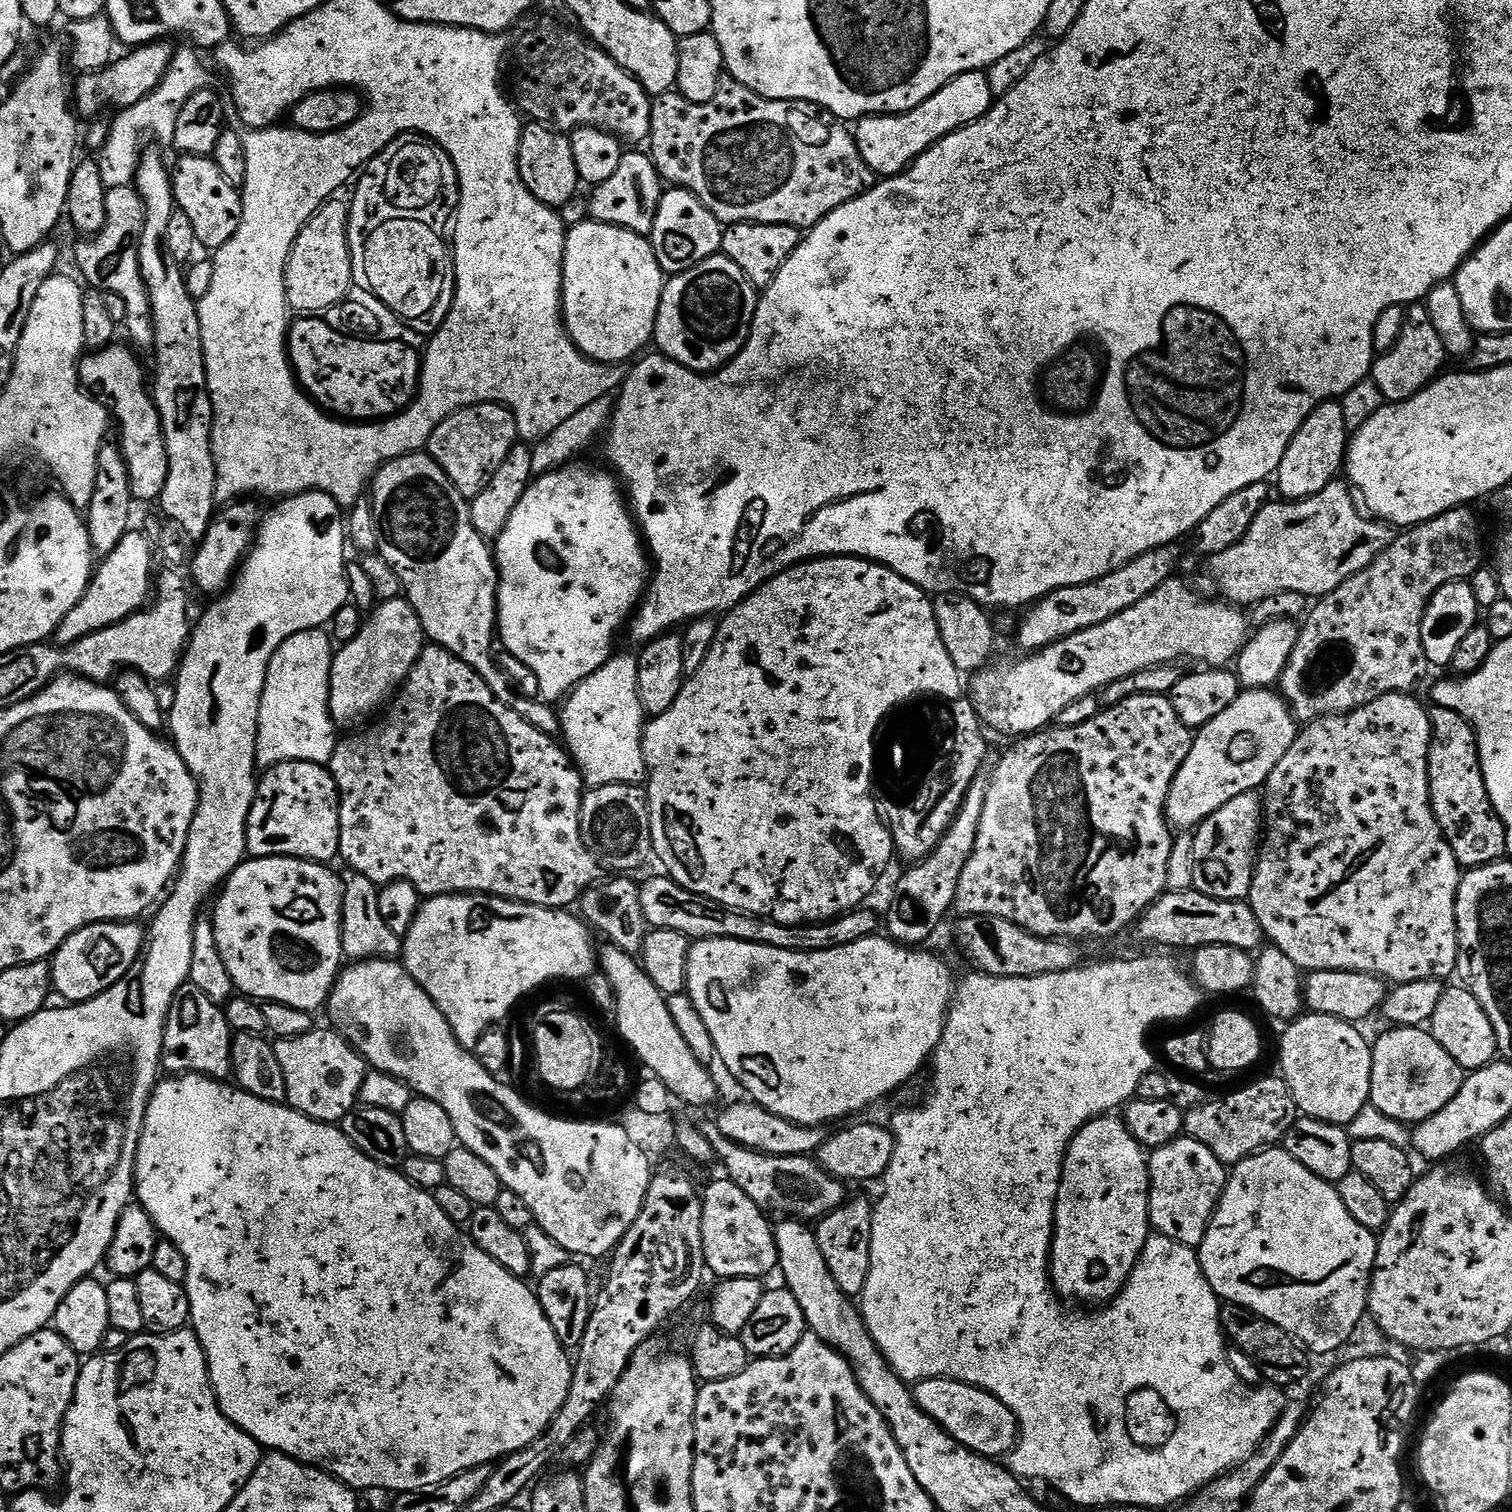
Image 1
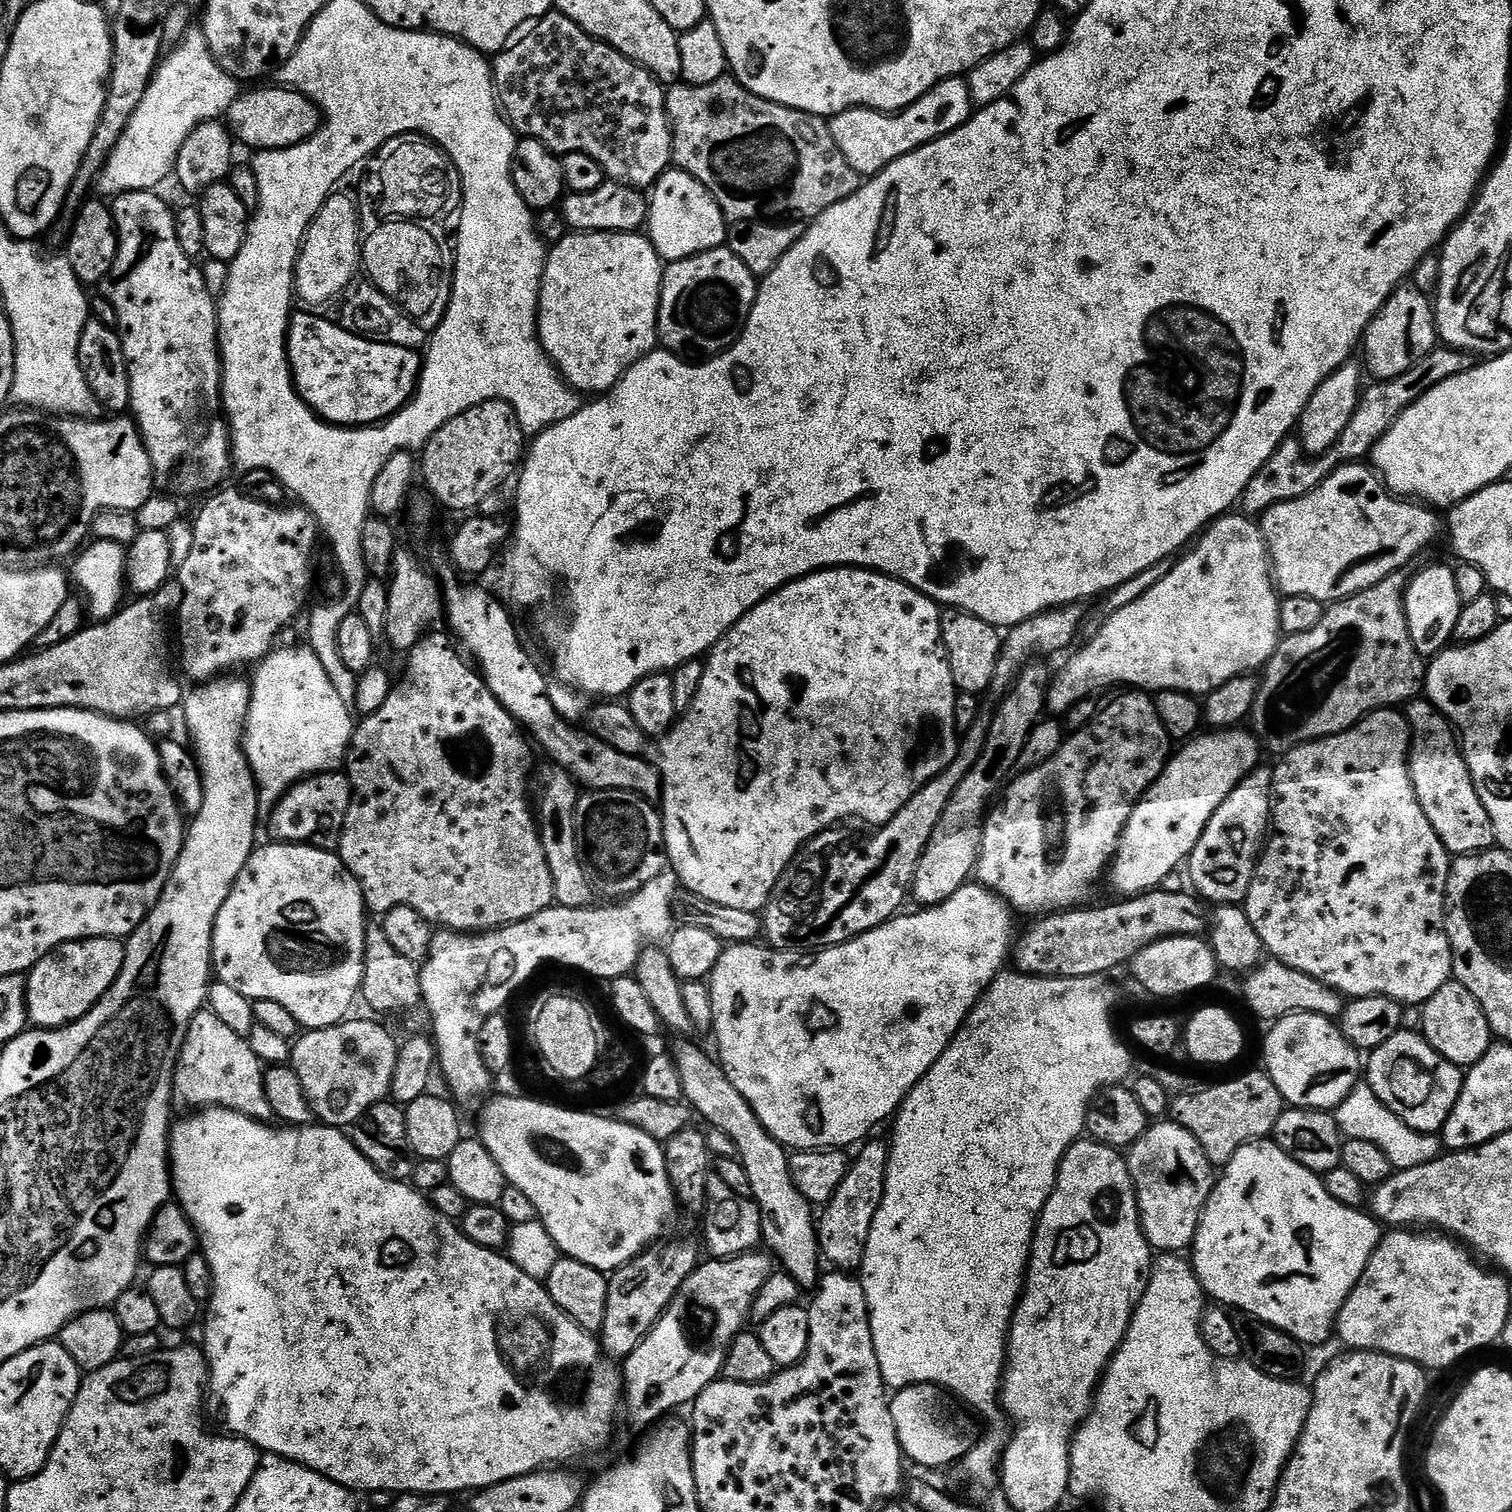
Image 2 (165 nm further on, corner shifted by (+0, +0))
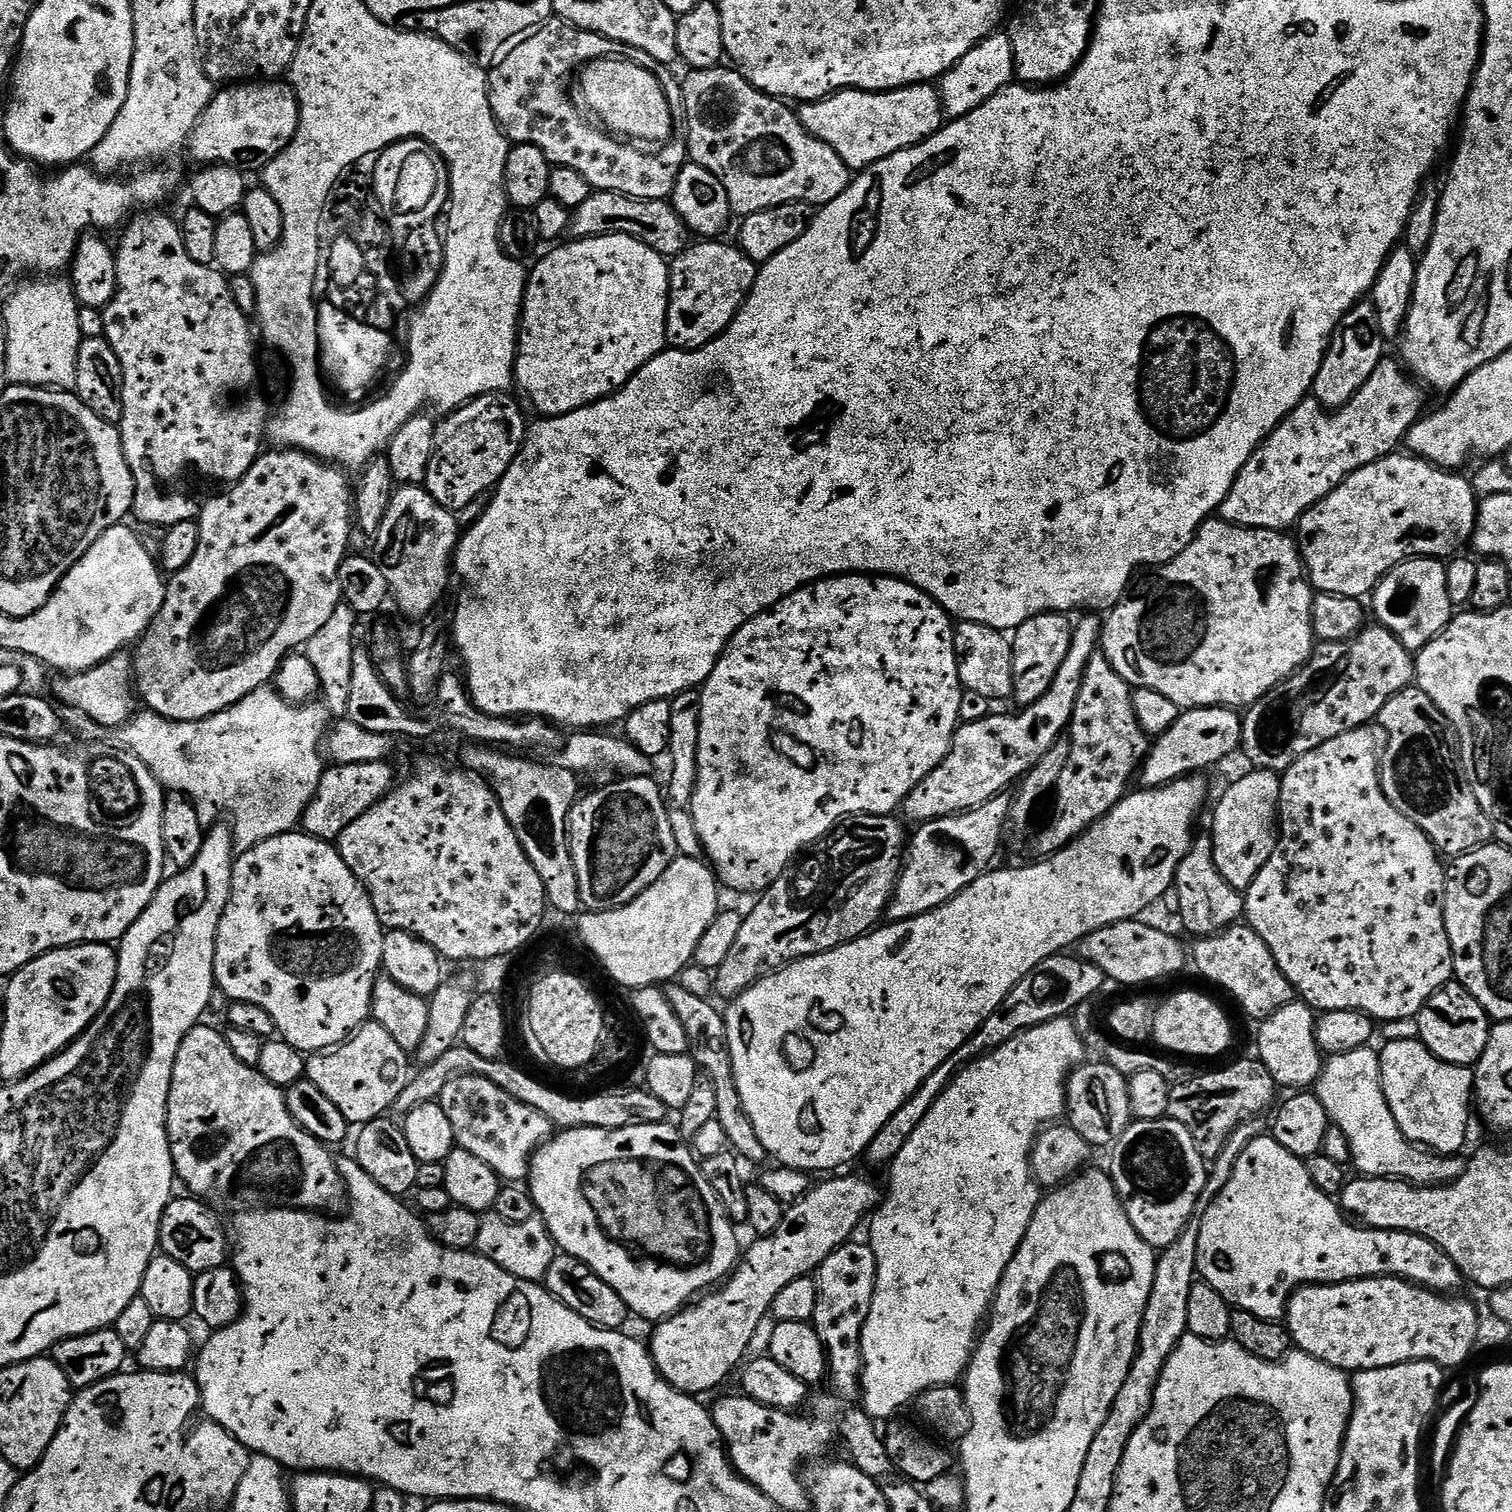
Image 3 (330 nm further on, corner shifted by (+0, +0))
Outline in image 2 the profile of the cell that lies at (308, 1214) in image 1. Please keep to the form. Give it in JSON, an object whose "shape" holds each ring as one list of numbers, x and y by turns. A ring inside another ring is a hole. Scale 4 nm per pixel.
{"shape":[[206,1108,206,1109,203,1109,203,1110,196,1110,196,1111,193,1111,193,1112,192,1112,192,1113,191,1113,191,1114,188,1114,188,1115,185,1115,185,1116,188,1116,188,1117,186,1117,186,1118,185,1118,185,1120,180,1120,180,1121,178,1121,178,1122,177,1122,177,1124,176,1124,176,1121,175,1121,175,1123,173,1123,173,1124,172,1124,172,1125,171,1125,171,1128,170,1128,170,1135,169,1135,169,1138,168,1138,168,1155,169,1155,169,1157,170,1157,170,1176,171,1176,171,1179,172,1179,172,1181,171,1181,171,1184,170,1184,170,1188,171,1188,171,1191,172,1191,172,1192,173,1192,173,1193,174,1193,174,1200,175,1200,175,1203,176,1203,176,1204,178,1204,178,1205,179,1205,179,1208,180,1208,180,1209,182,1209,182,1210,183,1210,183,1211,184,1211,184,1214,185,1214,185,1216,187,1216,187,1218,188,1218,188,1223,189,1223,189,1224,191,1224,191,1226,192,1226,192,1229,193,1229,193,1231,195,1231,195,1232,196,1232,196,1238,197,1238,197,1241,198,1241,198,1248,199,1248,199,1251,200,1251,200,1252,201,1252,201,1253,202,1253,202,1257,203,1257,203,1258,204,1258,204,1260,205,1260,205,1262,206,1262,206,1263,207,1263,207,1264,208,1264,208,1270,209,1270,209,1273,210,1273,210,1275,211,1275,211,1276,212,1276,212,1295,211,1295,211,1296,209,1296,209,1297,208,1297,208,1299,207,1299,207,1301,206,1301,206,1307,208,1307,208,1313,206,1313,206,1314,205,1314,205,1316,204,1316,204,1313,203,1313,203,1316,202,1316,202,1324,203,1324,203,1320,204,1320,204,1344,203,1344,203,1343,202,1343,202,1351,203,1351,203,1354,204,1354,204,1358,205,1358,205,1361,206,1361,206,1363,207,1363,207,1366,208,1366,208,1380,209,1380,209,1381,210,1381,210,1392,213,1392,213,1394,214,1394,214,1395,216,1395,216,1396,217,1396,217,1398,218,1398,218,1399,220,1399,220,1408,221,1408,221,1410,222,1410,222,1411,224,1411,224,1424,225,1424,225,1426,226,1426,226,1427,228,1427,228,1428,225,1428,225,1429,227,1429,227,1431,228,1431,228,1432,229,1432,229,1433,231,1433,231,1435,233,1435,233,1436,239,1436,239,1437,240,1437,240,1439,242,1439,242,1440,249,1440,249,1442,251,1442,251,1443,252,1443,252,1444,253,1444,253,1445,254,1445,254,1447,255,1447,255,1448,257,1448,257,1450,259,1450,259,1451,260,1451,260,1452,261,1452,261,1453,264,1453,264,1454,267,1454,267,1455,268,1455,268,1456,278,1456,278,1457,280,1457,280,1459,281,1459,281,1460,292,1460,292,1461,294,1461,294,1463,295,1463,295,1464,301,1464,301,1465,302,1465,302,1466,306,1466,306,1467,307,1467,307,1468,309,1468,309,1469,310,1469,310,1470,314,1470,314,1471,315,1471,315,1472,317,1472,317,1473,318,1473,318,1474,322,1474,322,1475,323,1475,323,1476,325,1476,325,1477,326,1477,326,1478,330,1478,330,1479,331,1479,331,1480,333,1480,333,1482,335,1482,335,1483,336,1483,336,1484,341,1484,341,1485,342,1485,342,1487,343,1487,343,1488,350,1488,350,1489,352,1489,352,1491,353,1491,353,1493,356,1493,356,1494,367,1494,367,1493,369,1493,369,1492,372,1492,372,1491,384,1491,384,1492,386,1492,386,1493,389,1493,389,1494,403,1494,403,1493,406,1493,406,1492,427,1492,427,1493,429,1493,429,1494,453,1494,453,1493,452,1493,452,1492,468,1492,468,1491,469,1491,469,1492,468,1492,468,1493,471,1493,471,1492,472,1492,472,1491,473,1491,473,1490,479,1490,479,1489,481,1489,481,1488,489,1488,489,1487,490,1487,490,1486,494,1486,494,1485,495,1485,495,1484,497,1484,497,1483,498,1483,498,1482,506,1482,506,1481,507,1481,507,1480,509,1480,509,1479,510,1479,510,1478,518,1478,518,1477,519,1477,519,1476,525,1476,525,1475,526,1475,526,1474,530,1474,530,1473,531,1473,531,1472,538,1472,538,1471,541,1471,541,1470,548,1470,548,1469,551,1469,551,1468,552,1468,552,1467,553,1467,553,1466,564,1466,564,1465,567,1465,567,1464,564,1464,564,1463,566,1463,566,1462,567,1462,567,1460,576,1460,576,1459,578,1459,578,1458,579,1458,579,1456,588,1456,588,1455,590,1455,590,1454,591,1454,591,1452,600,1452,600,1451,602,1451,602,1450,603,1450,603,1448,604,1448,604,1447,606,1447,606,1446,607,1446,607,1444,608,1444,608,1439,610,1439,610,1438,611,1438,611,1436,612,1436,612,1423,614,1423,614,1422,615,1422,615,1420,616,1420,616,1412,617,1412,617,1416,618,1416,618,1413,619,1413,619,1412,620,1412,620,1411,621,1411,621,1408,622,1408,622,1372,621,1372,621,1369,620,1369,620,1368,619,1368,619,1367,617,1367,617,1365,616,1365,616,1364,615,1364,615,1363,612,1363,612,1362,609,1362,609,1361,608,1361,608,1360,607,1360,607,1359,605,1359,605,1357,604,1357,604,1356,603,1356,603,1355,602,1355,602,1351,601,1351,601,1346,600,1346,600,1344,599,1344,599,1343,598,1343,598,1340,597,1340,597,1337,596,1337,596,1336,595,1336,595,1335,593,1335,593,1333,591,1333,591,1332,583,1332,583,1330,582,1330,582,1329,580,1329,580,1327,579,1327,579,1326,578,1326,578,1325,576,1325,576,1324,575,1324,575,1323,574,1323,574,1322,573,1322,573,1321,572,1321,572,1320,571,1320,571,1319,570,1319,570,1318,569,1318,569,1317,568,1317,568,1315,566,1315,566,1314,565,1314,565,1313,564,1313,564,1311,563,1311,563,1310,561,1310,561,1309,560,1309,560,1308,559,1308,559,1306,558,1306,558,1305,557,1305,557,1304,556,1304,556,1303,555,1303,555,1302,553,1302,553,1301,552,1301,552,1299,551,1299,551,1298,550,1298,550,1294,549,1294,549,1293,548,1293,548,1289,547,1289,547,1287,545,1287,545,1285,544,1285,544,1284,543,1284,543,1283,541,1283,541,1281,539,1281,539,1280,535,1280,535,1279,534,1279,534,1278,530,1278,530,1274,522,1274,522,1270,518,1270,518,1266,514,1266,514,1262,510,1262,510,1261,509,1261,509,1260,508,1260,508,1257,507,1257,507,1255,504,1255,504,1254,501,1254,501,1253,500,1253,500,1252,499,1252,499,1251,497,1251,497,1249,494,1249,494,1248,483,1248,483,1247,482,1247,482,1246,478,1246,478,1245,477,1245,477,1244,475,1244,475,1243,474,1243,474,1242,470,1242,470,1238,466,1238,466,1234,465,1234,465,1233,464,1233,464,1232,462,1232,462,1231,460,1231,460,1229,459,1229,459,1227,458,1227,458,1224,457,1224,457,1221,455,1221,455,1220,451,1220,451,1219,450,1219,450,1218,442,1218,442,1214,438,1214,438,1210,434,1210,434,1206,433,1206,433,1205,432,1205,432,1203,430,1203,430,1202,429,1202,429,1200,428,1200,428,1197,427,1197,427,1195,425,1195,425,1193,422,1193,422,1192,420,1192,420,1191,418,1191,418,1190,417,1190,417,1189,416,1189,416,1188,413,1188,413,1187,412,1187,412,1185,411,1185,411,1183,408,1183,408,1182,405,1182,405,1181,403,1181,403,1180,391,1180,391,1179,390,1179,390,1178,389,1178,389,1176,383,1176,383,1174,382,1174,382,1173,381,1173,381,1172,380,1172,380,1171,379,1171,379,1170,378,1170,378,1169,376,1169,376,1168,375,1168,375,1166,373,1166,373,1165,372,1165,372,1163,371,1163,371,1162,370,1162,370,1161,368,1161,368,1159,366,1159,366,1157,365,1157,365,1156,364,1156,364,1155,363,1155,363,1154,361,1154,361,1152,359,1152,359,1150,358,1150,358,1149,356,1149,356,1147,355,1147,355,1146,354,1146,354,1142,353,1142,353,1141,352,1141,352,1137,351,1137,351,1135,348,1135,348,1134,345,1134,345,1133,344,1133,344,1132,343,1132,343,1131,341,1131,341,1129,339,1129,339,1128,329,1128,329,1127,328,1127,328,1125,327,1125,327,1124,322,1124,322,1123,319,1123,319,1122,313,1122,313,1123,311,1123,311,1124,306,1124,306,1125,303,1125,303,1126,275,1126,275,1127,276,1127,276,1128,271,1128,271,1127,272,1127,272,1126,273,1126,273,1125,272,1125,272,1124,271,1124,271,1123,268,1123,268,1122,261,1122,261,1121,258,1121,258,1120,252,1120,252,1119,250,1119,250,1117,249,1117,249,1116,243,1116,243,1115,242,1115,242,1114,241,1114,241,1113,240,1113,240,1112,234,1112,234,1111,230,1111,230,1110,229,1110,229,1109,228,1109,228,1108]]}

